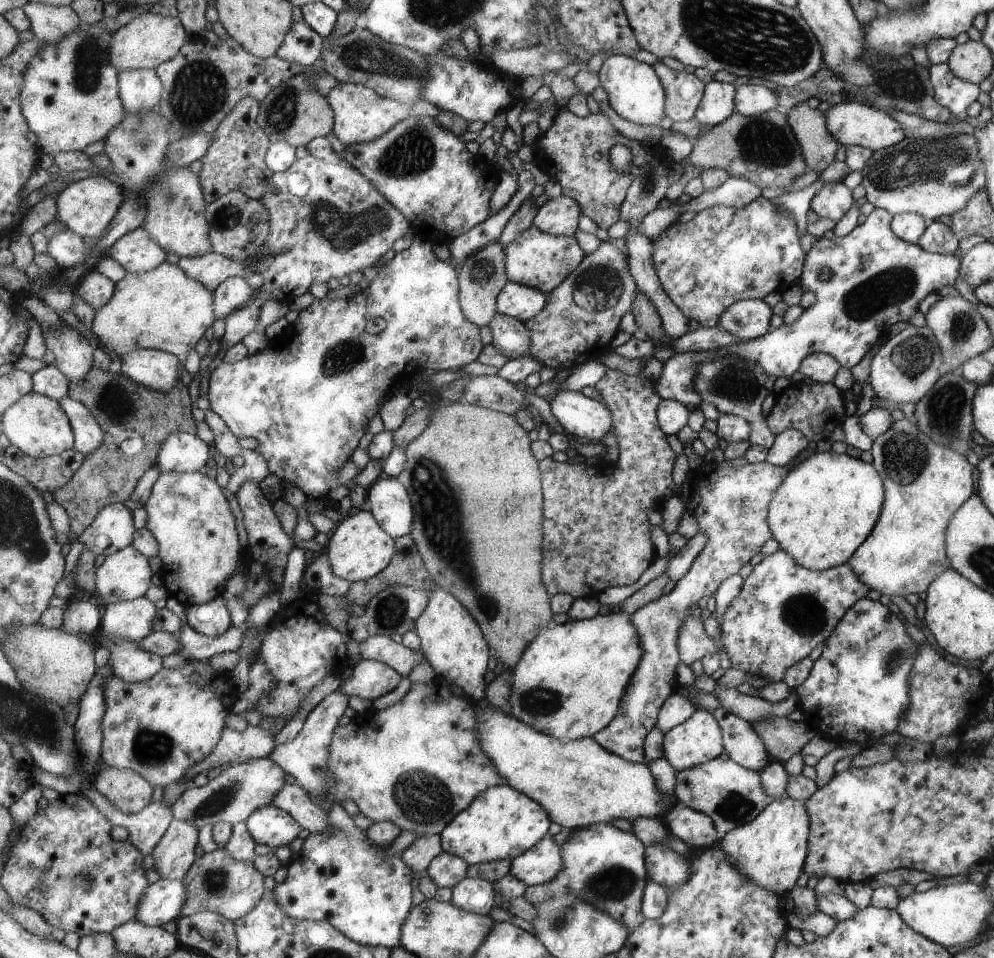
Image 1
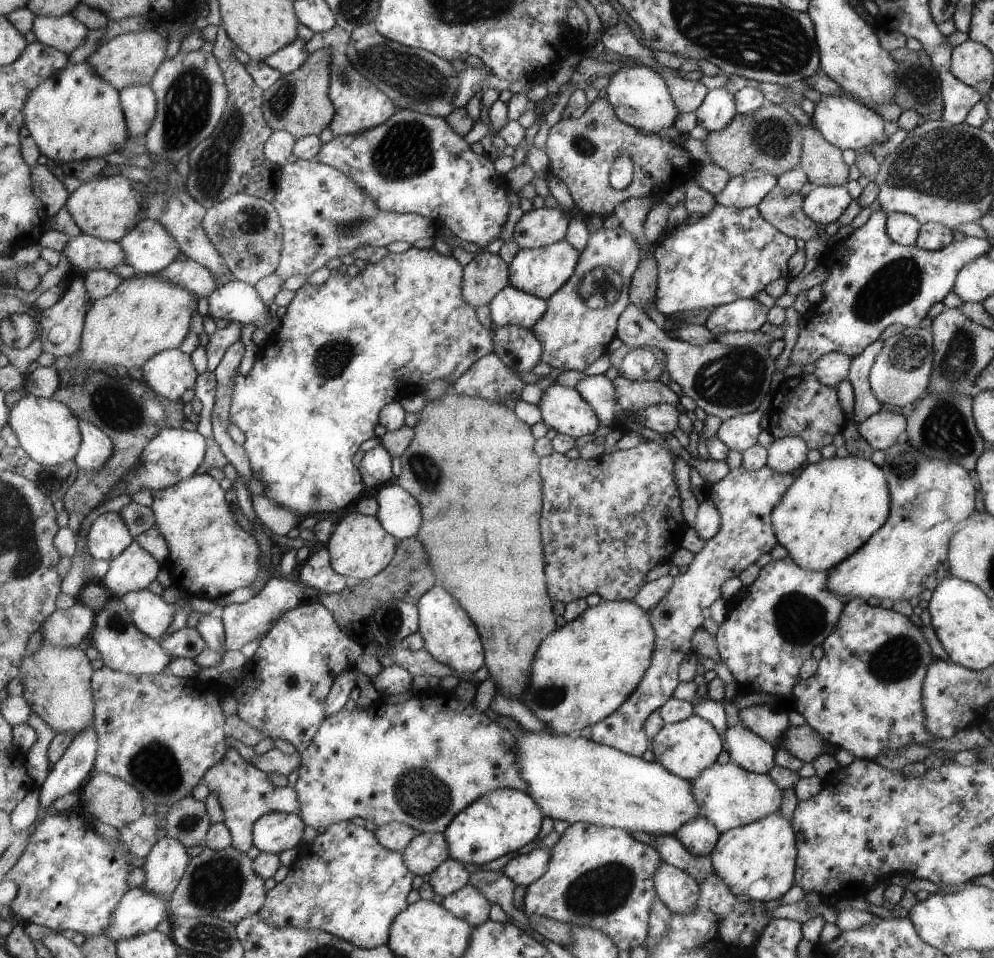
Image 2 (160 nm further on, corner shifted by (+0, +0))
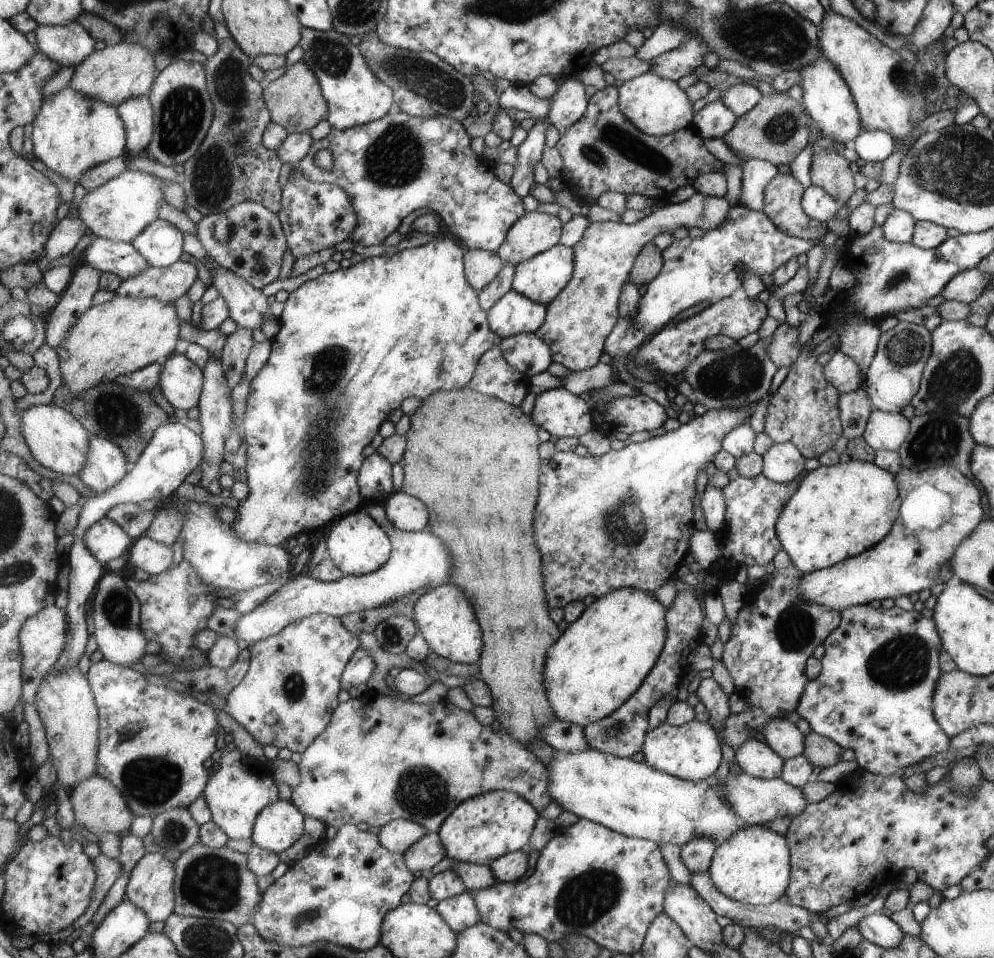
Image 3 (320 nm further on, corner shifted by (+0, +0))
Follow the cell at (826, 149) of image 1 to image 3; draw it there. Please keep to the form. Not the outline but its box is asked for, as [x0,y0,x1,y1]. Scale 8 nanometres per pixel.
[808,149,853,205]

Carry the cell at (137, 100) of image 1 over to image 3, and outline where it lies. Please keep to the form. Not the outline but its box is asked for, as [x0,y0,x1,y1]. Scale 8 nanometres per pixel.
[118,95,154,157]

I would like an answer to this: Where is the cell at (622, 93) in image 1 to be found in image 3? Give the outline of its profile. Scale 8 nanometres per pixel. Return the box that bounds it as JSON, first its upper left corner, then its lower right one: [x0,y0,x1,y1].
[620,72,696,137]

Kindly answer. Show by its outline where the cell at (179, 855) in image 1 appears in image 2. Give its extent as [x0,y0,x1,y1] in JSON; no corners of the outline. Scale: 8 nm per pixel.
[143,837,190,901]

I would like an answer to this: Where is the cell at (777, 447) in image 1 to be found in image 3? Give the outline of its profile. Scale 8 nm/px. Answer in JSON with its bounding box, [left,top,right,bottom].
[762,442,804,483]

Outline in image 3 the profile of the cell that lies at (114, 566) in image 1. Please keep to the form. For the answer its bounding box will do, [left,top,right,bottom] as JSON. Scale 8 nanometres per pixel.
[125,536,173,578]

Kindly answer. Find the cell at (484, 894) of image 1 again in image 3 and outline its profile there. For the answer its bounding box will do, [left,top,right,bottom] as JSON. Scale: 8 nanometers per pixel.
[435,890,480,933]

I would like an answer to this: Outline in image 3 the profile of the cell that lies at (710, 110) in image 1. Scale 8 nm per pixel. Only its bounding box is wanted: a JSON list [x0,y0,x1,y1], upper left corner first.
[692,98,738,139]

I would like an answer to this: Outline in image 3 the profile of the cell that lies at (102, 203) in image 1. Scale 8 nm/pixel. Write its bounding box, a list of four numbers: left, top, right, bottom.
[79,170,166,242]

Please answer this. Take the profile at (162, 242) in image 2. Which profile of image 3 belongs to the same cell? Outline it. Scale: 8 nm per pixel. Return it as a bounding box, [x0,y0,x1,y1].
[131,220,185,267]

